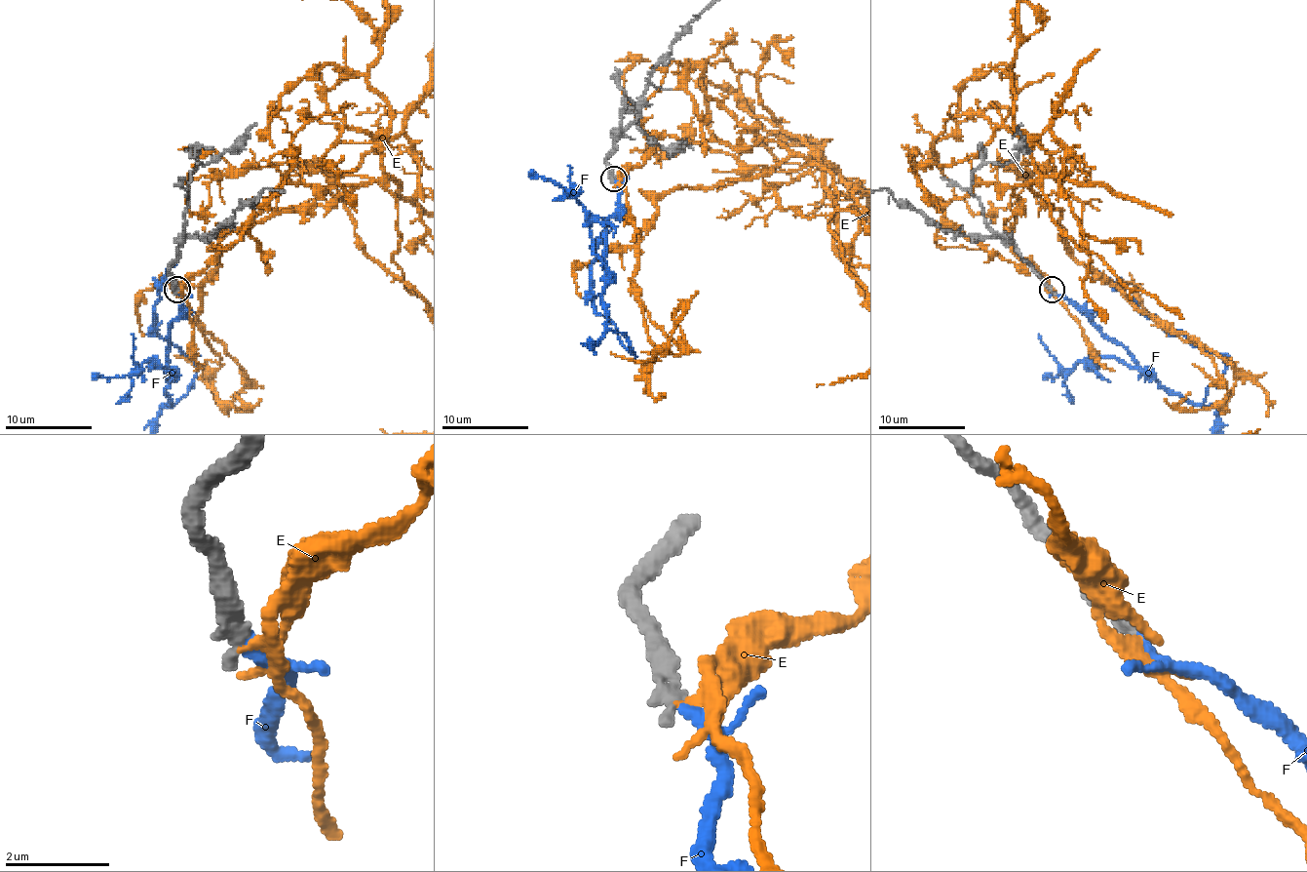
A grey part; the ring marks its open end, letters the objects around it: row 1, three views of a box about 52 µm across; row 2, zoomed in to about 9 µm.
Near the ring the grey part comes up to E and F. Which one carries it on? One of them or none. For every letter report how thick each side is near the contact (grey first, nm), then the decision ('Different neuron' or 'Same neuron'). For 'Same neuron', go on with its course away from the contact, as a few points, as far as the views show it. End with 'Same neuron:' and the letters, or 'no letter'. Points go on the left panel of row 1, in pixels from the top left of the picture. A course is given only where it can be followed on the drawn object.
E: Thickness 320 nm (grey) against 170 nm. Different neuron
F: Thickness 320 nm (grey) against 190 nm. Same neuron
Same neuron: F

